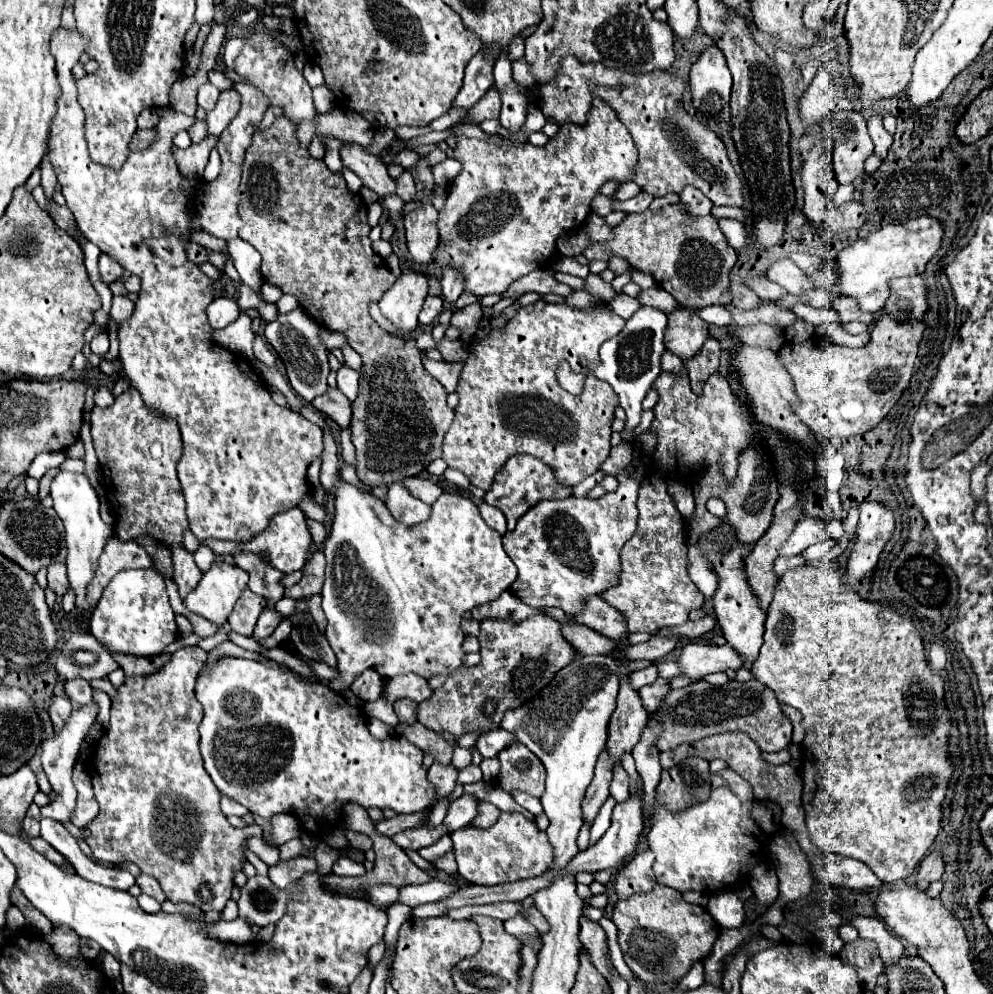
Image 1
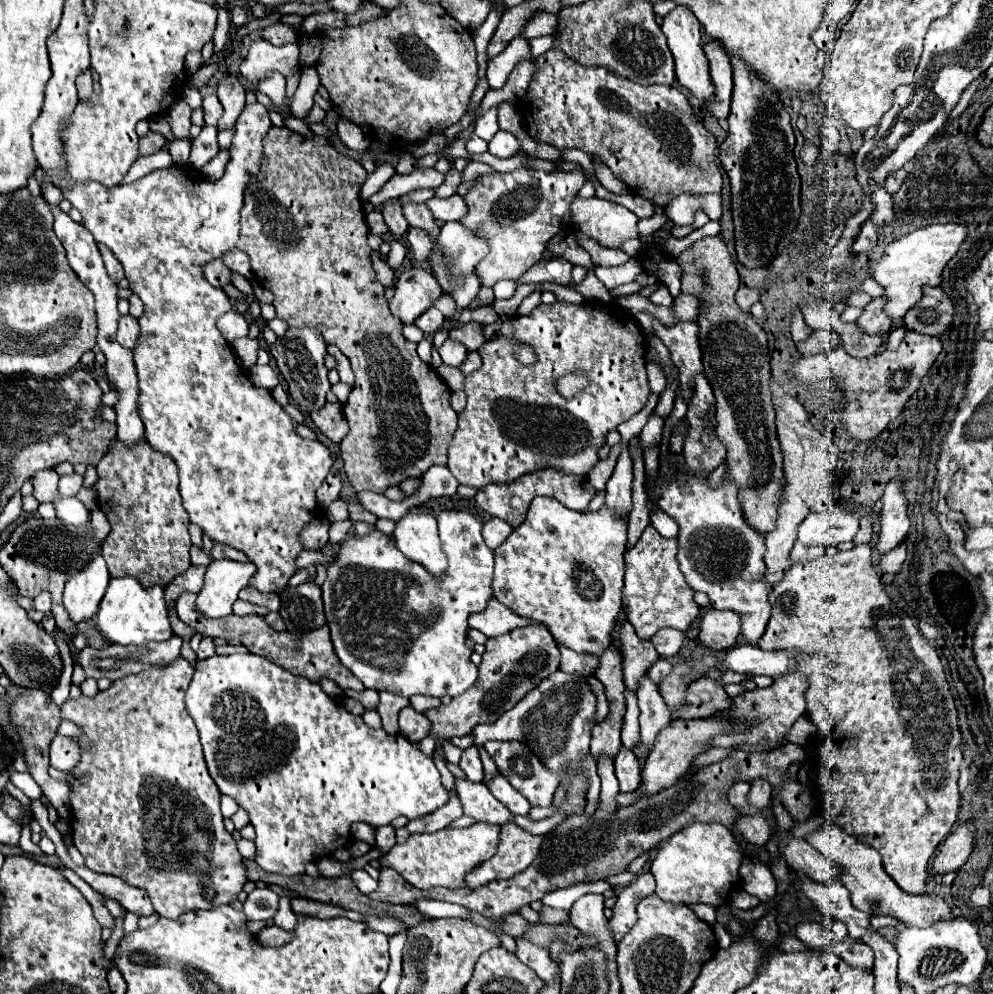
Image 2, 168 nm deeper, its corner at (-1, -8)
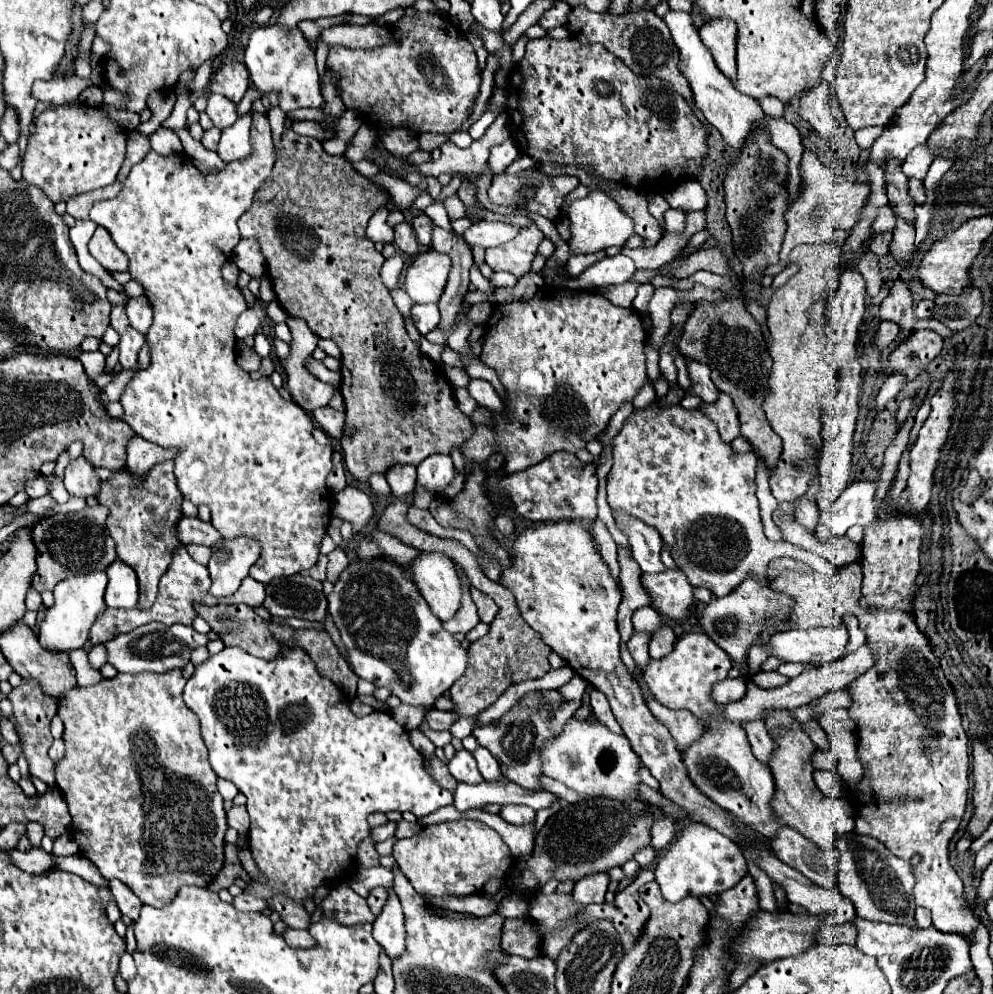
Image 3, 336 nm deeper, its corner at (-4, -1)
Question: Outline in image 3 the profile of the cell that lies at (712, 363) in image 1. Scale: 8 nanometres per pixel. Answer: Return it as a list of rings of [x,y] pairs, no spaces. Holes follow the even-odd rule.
[[[721,393],[721,397],[717,399],[717,403],[713,405],[703,405],[703,411],[715,421],[715,425],[719,427],[721,439],[731,443],[733,439],[737,439],[741,435],[739,431],[739,417],[737,417],[737,409],[731,401],[731,397],[727,397],[725,393]]]

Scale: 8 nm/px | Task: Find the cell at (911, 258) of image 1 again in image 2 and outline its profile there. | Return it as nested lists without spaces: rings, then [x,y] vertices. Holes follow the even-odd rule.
[[[932,224],[918,228],[894,242],[890,242],[880,256],[880,260],[868,264],[870,278],[884,288],[884,312],[892,320],[902,320],[902,316],[922,298],[922,286],[938,286],[940,274],[946,262],[958,252],[962,240],[966,238],[966,228],[960,224]]]

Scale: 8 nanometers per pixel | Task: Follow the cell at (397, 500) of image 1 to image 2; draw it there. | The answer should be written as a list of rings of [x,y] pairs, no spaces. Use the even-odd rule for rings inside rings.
[[[410,508],[396,520],[396,546],[410,560],[426,566],[434,574],[446,570],[446,556],[442,556],[436,518],[422,508]]]

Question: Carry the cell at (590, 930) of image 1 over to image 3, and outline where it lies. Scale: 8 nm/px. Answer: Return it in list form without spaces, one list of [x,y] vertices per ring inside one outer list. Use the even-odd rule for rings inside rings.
[[[607,873],[585,875],[583,879],[575,881],[573,897],[583,905],[603,903],[605,901],[605,893],[607,893],[607,885],[609,885],[609,875]]]

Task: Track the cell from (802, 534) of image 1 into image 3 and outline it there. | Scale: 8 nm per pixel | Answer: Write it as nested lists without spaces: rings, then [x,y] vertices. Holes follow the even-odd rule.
[[[855,481],[835,501],[831,513],[821,513],[821,521],[835,535],[843,535],[849,527],[869,527],[877,519],[875,507],[875,481]]]

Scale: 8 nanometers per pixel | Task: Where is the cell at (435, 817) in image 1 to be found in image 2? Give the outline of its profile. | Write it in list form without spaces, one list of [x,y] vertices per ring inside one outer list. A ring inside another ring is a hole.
[[[434,754],[434,760],[436,760],[436,768],[438,768],[440,774],[442,774],[442,786],[444,786],[446,790],[450,790],[450,794],[456,792],[456,788],[454,788],[454,778],[452,778],[448,766],[446,766],[442,760],[438,760],[438,754]]]

